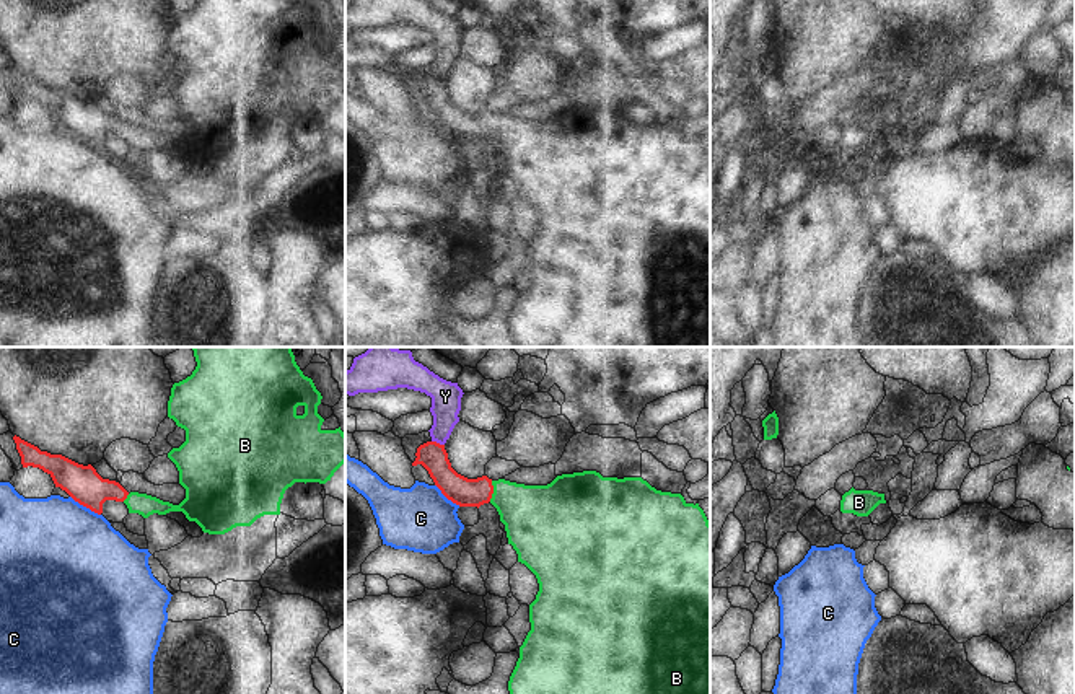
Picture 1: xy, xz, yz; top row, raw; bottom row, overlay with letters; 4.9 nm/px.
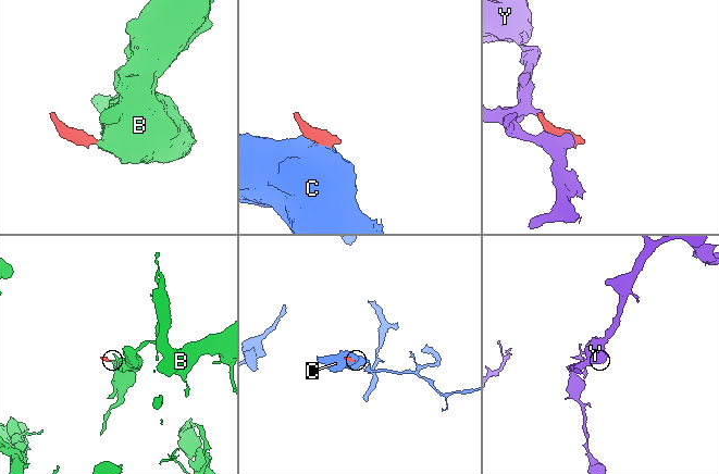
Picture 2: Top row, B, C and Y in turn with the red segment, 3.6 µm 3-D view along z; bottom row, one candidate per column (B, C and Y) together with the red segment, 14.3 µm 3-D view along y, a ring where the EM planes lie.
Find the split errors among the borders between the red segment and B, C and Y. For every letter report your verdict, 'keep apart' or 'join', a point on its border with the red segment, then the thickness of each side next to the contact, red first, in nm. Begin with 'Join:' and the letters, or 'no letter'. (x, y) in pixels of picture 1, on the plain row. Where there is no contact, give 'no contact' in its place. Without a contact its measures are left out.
Join: B
B: join | xz (492, 126) | 140/320 nm
C: keep apart | xy (85, 140) | 180/480 nm
Y: keep apart | xz (438, 79) | 140/140 nm

